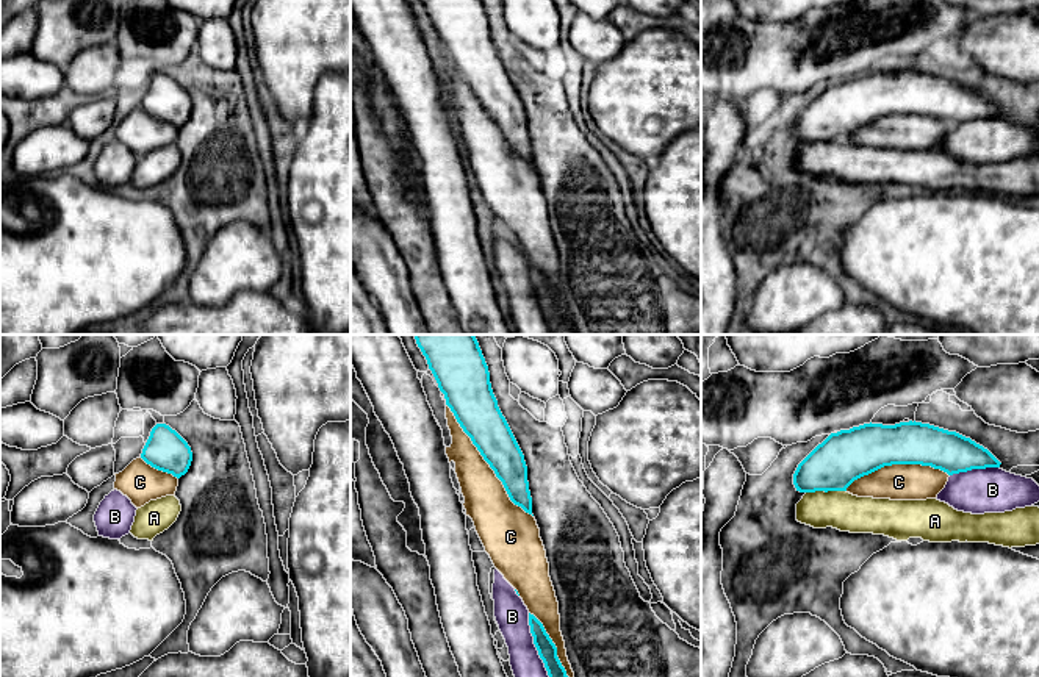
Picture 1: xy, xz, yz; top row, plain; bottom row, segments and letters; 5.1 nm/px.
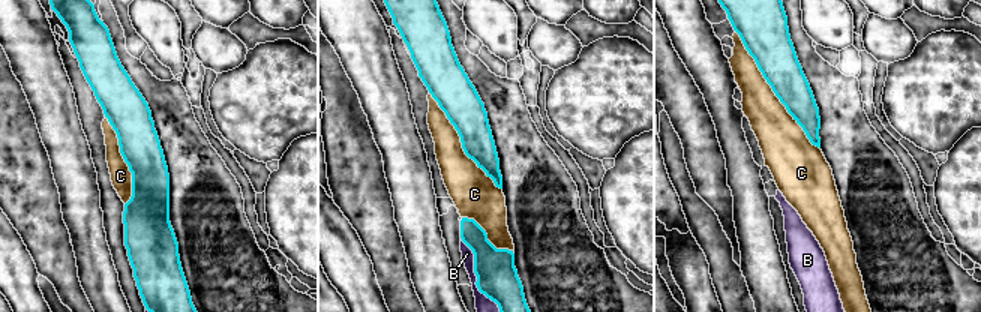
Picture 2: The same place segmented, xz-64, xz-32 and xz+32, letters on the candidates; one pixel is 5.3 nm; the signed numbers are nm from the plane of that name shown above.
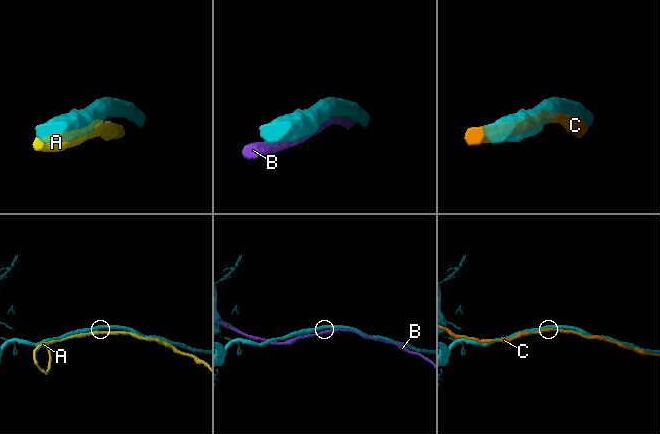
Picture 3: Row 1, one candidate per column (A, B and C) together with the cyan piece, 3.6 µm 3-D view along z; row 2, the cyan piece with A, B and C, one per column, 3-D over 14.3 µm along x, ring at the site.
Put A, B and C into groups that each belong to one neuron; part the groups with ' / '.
A / B / C

